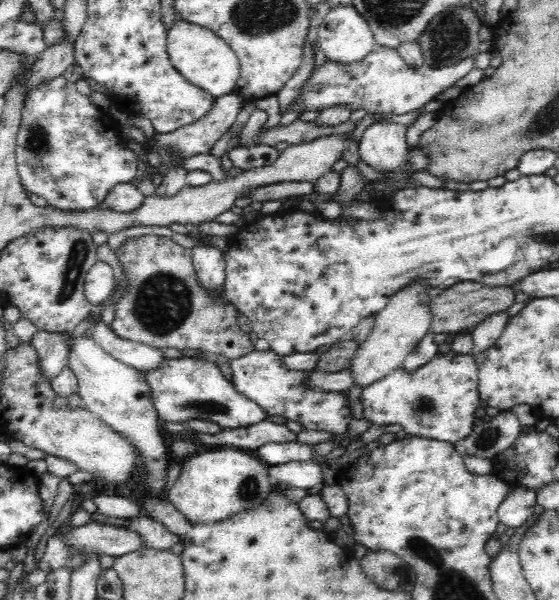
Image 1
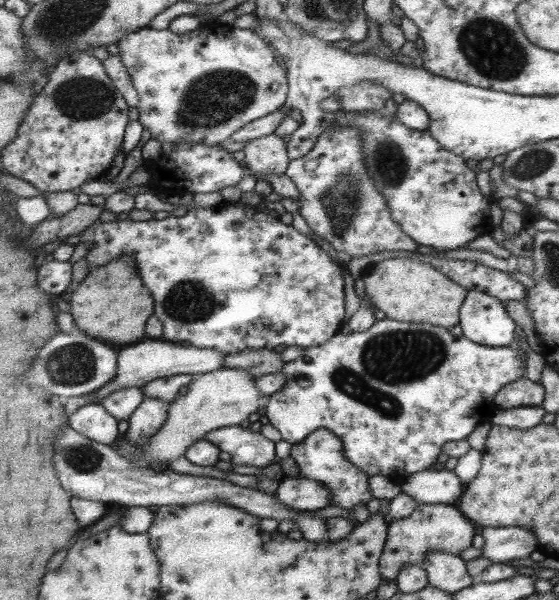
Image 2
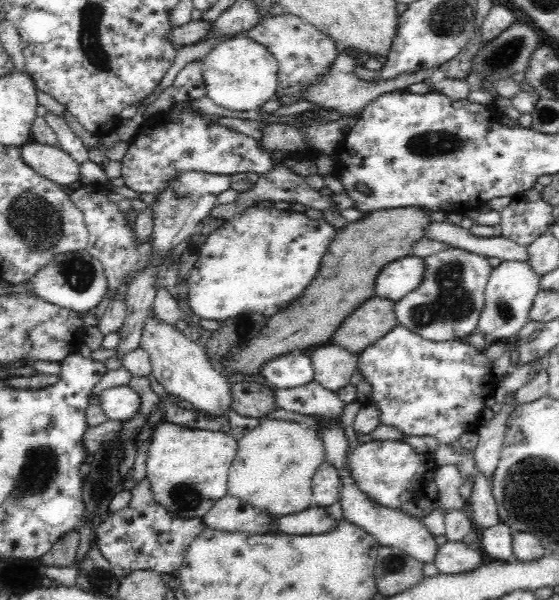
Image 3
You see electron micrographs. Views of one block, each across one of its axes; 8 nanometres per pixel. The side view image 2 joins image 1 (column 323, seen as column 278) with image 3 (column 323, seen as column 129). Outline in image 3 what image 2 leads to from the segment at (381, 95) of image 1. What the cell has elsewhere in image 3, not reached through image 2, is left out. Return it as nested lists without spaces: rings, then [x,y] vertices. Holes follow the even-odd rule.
[[[290,13],[266,18],[246,32],[254,42],[266,47],[277,64],[277,83],[273,98],[280,102],[279,108],[298,104],[306,90],[318,86],[322,76],[336,62],[340,46],[329,34],[324,34],[312,24]]]

